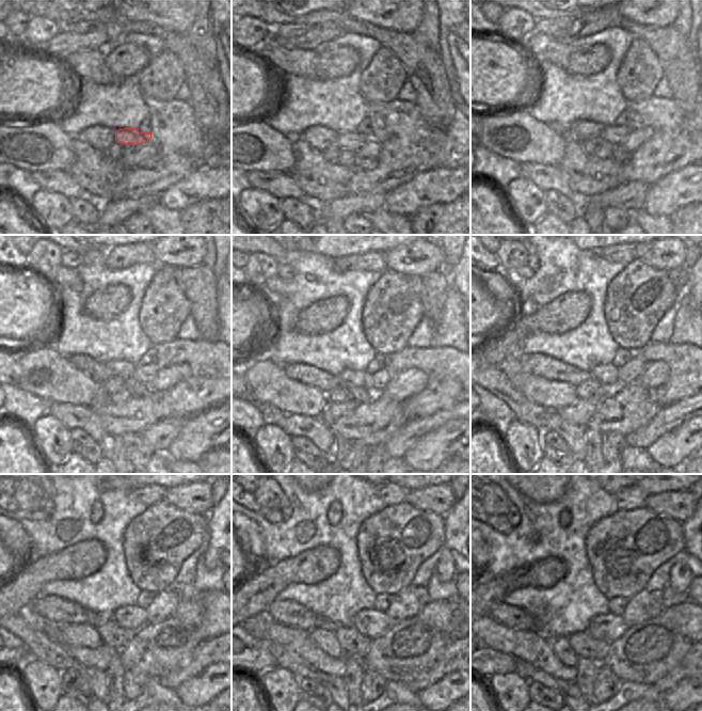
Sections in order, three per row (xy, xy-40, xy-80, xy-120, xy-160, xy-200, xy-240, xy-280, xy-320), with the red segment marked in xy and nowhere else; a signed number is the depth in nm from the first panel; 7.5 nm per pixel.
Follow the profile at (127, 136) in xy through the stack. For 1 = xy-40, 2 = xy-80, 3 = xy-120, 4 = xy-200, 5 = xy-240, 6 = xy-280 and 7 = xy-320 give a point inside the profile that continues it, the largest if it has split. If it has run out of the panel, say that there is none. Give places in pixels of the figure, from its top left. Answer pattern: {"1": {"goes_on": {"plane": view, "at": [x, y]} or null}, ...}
{"1": {"goes_on": {"plane": "xy-40", "at": [376, 135]}}, "2": {"goes_on": {"plane": "xy-80", "at": [612, 133]}}, "3": {"goes_on": {"plane": "xy-120", "at": [139, 377]}}, "4": {"goes_on": {"plane": "xy-200", "at": [632, 372]}}, "5": {"goes_on": {"plane": "xy-240", "at": [163, 605]}}, "6": {"goes_on": {"plane": "xy-280", "at": [404, 605]}}, "7": {"goes_on": {"plane": "xy-320", "at": [645, 604]}}}

